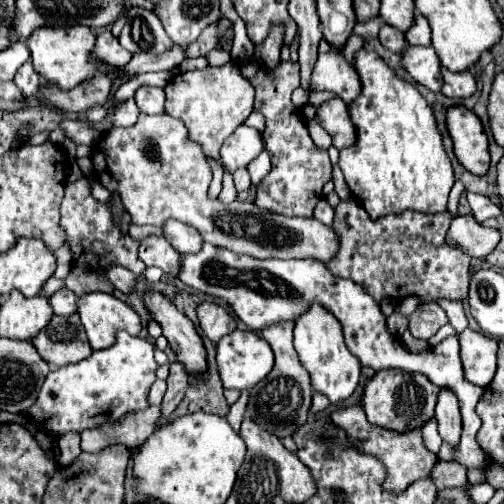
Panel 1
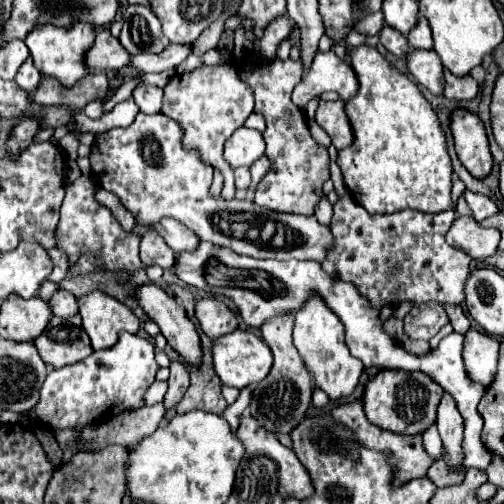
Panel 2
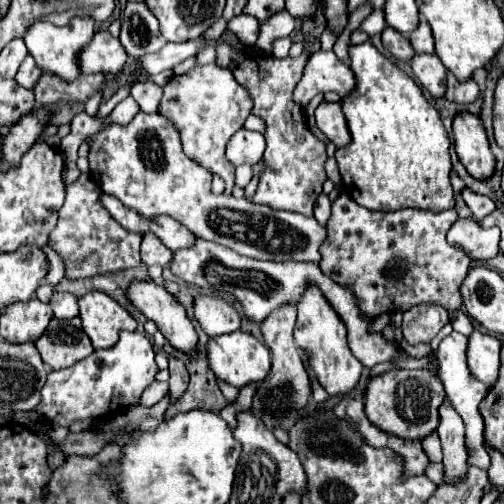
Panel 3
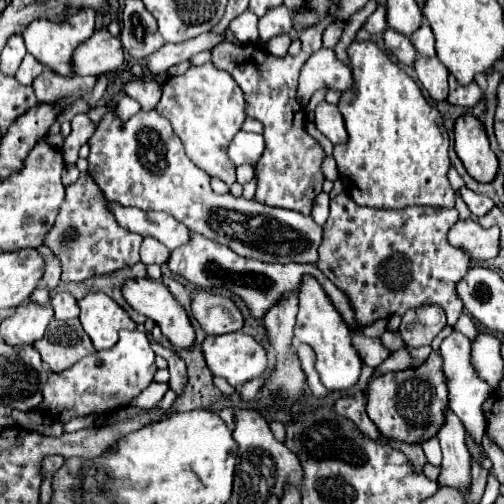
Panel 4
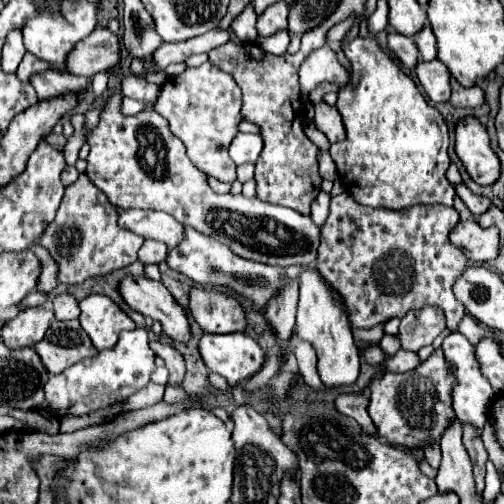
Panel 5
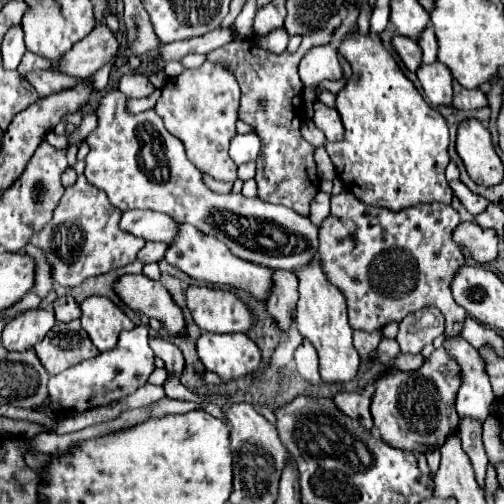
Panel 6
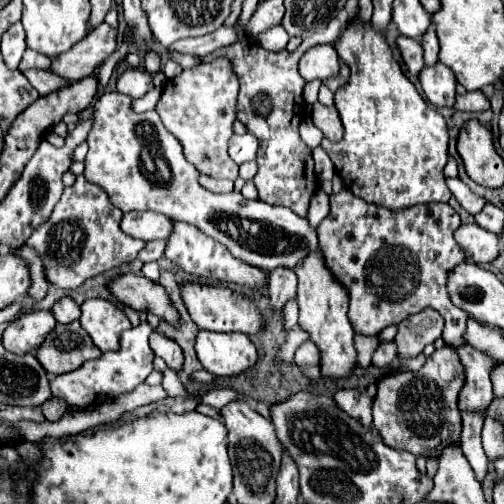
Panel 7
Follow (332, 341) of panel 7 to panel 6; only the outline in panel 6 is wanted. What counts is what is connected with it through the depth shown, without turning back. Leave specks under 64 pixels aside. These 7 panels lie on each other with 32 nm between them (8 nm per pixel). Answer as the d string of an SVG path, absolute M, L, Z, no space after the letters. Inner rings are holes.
M312 260L312 264L306 264L296 272L300 286L300 298L298 298L298 312L296 312L296 326L300 334L306 336L314 344L320 356L320 376L324 382L348 382L356 376L356 370L360 366L360 358L356 348L352 346L352 328L348 324L346 316L346 298L344 294L328 280L318 260Z

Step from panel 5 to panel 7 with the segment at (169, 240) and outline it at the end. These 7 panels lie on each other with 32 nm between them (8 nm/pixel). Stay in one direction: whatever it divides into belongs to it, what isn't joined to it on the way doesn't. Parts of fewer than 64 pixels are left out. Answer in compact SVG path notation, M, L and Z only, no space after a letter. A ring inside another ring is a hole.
M128 212L124 214L120 226L128 236L140 238L144 242L156 240L156 238L168 240L172 232L170 218L156 212Z

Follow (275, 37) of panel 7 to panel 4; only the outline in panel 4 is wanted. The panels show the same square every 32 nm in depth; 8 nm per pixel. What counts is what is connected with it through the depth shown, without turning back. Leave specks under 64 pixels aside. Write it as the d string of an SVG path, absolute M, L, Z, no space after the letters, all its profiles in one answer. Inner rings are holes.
M278 34L278 36L270 38L264 44L264 50L274 54L274 56L286 56L288 54L288 46L290 46L290 36L288 34Z

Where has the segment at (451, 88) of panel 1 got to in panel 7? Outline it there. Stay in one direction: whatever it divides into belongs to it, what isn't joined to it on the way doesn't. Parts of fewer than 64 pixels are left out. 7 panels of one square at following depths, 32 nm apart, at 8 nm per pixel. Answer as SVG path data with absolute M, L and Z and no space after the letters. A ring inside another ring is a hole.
M458 84L454 108L464 110L464 112L482 112L482 110L490 108L490 102L482 92L468 92L466 88L460 88L460 84Z

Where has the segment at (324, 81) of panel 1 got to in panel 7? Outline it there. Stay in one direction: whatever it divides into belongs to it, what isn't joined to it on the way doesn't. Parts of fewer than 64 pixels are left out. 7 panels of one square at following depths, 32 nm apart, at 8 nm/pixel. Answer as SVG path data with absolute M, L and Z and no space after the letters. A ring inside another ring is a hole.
M332 44L324 46L314 46L310 48L302 58L300 58L300 76L310 82L310 80L326 80L336 76L340 70L340 60Z

